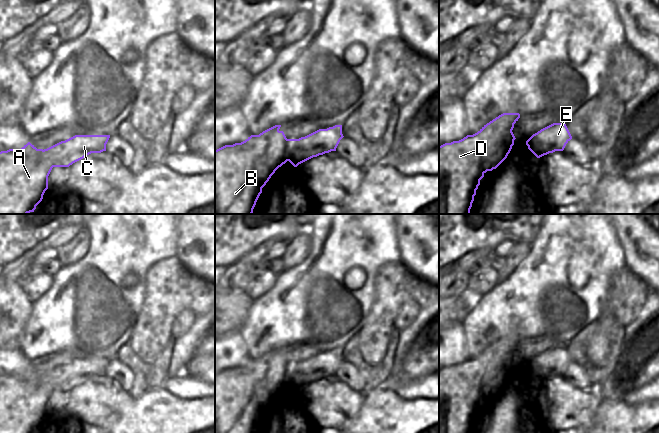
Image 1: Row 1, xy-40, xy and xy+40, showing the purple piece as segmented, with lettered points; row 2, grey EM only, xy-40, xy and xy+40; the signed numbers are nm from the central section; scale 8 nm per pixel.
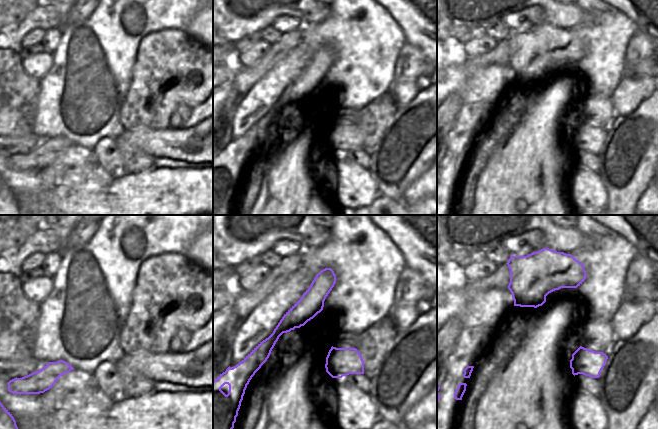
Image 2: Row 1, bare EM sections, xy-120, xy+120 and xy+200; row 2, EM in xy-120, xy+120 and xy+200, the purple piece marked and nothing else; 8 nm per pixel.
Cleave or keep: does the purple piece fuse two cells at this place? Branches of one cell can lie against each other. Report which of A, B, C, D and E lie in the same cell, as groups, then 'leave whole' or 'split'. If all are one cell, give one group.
groups A B D / C E; split

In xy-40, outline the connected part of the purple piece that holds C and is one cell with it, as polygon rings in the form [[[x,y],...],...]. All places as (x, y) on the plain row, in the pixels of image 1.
[[[75,359],[61,365],[38,380],[54,391],[69,391],[91,377],[106,375],[110,359]]]

